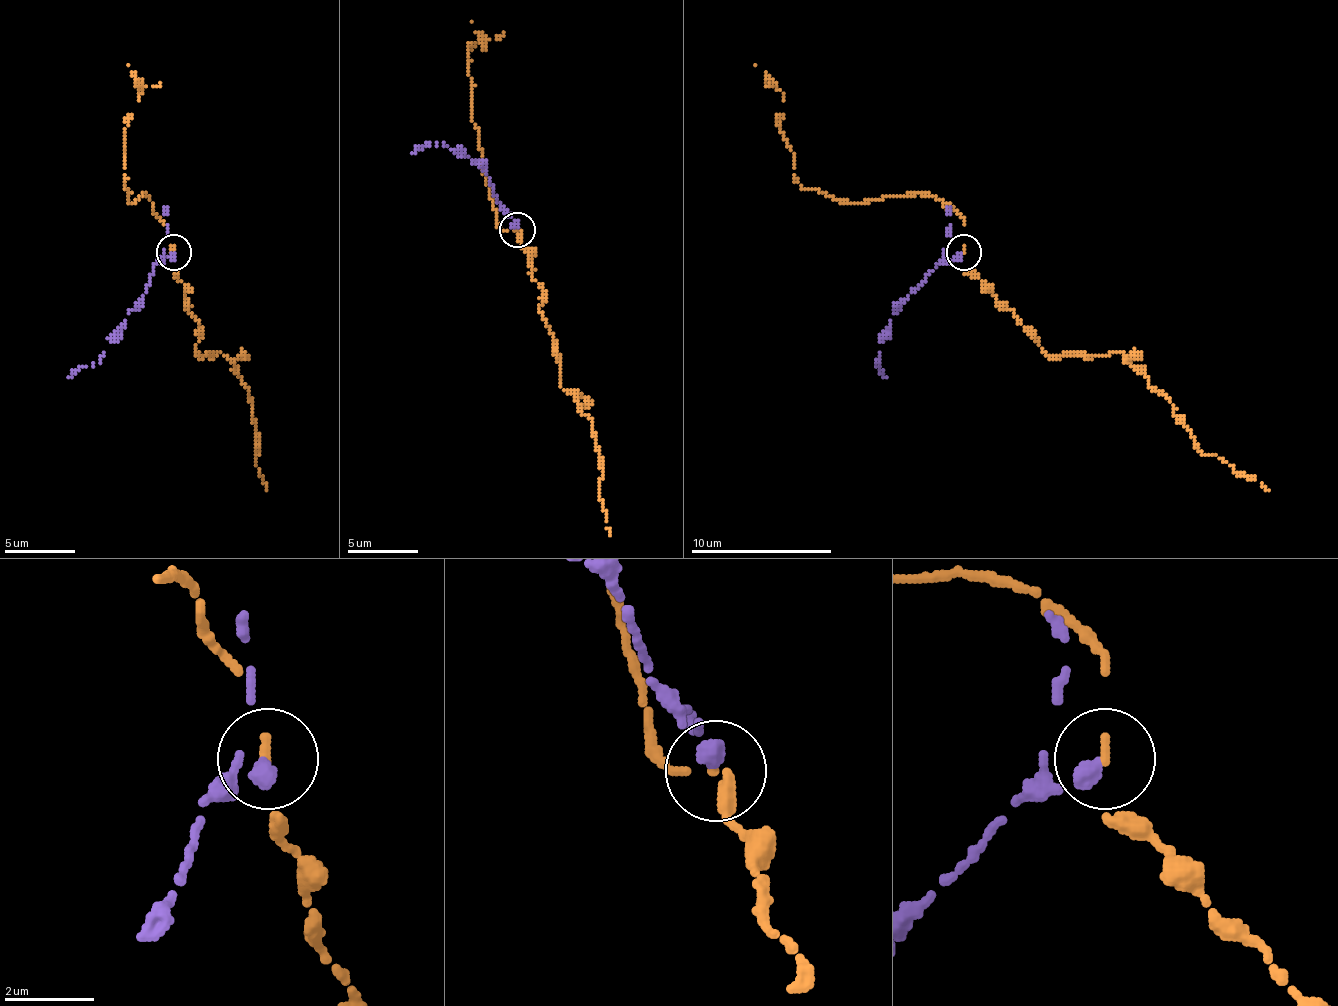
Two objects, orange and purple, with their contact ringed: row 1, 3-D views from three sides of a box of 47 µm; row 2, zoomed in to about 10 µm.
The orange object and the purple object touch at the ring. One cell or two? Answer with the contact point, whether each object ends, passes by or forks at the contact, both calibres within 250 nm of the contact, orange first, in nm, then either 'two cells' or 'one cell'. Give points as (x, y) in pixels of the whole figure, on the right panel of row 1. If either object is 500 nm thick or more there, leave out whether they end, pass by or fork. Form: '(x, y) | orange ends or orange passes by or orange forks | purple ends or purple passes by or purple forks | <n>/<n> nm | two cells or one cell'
(963, 252) | orange ends | purple ends | 160/360 nm | two cells

